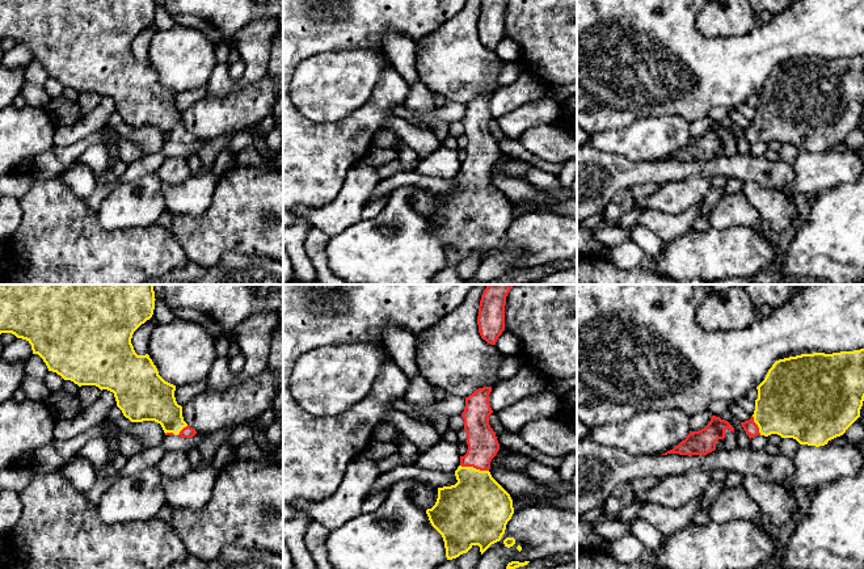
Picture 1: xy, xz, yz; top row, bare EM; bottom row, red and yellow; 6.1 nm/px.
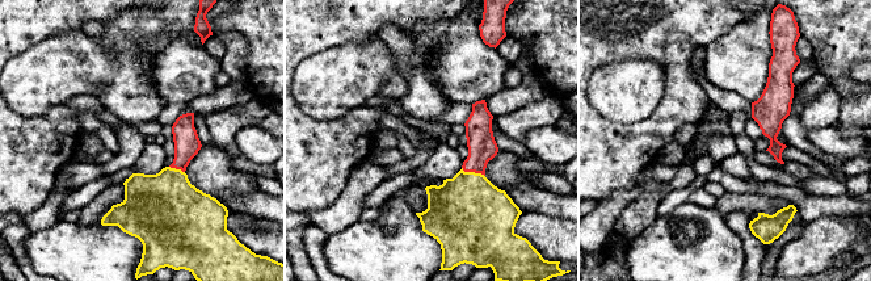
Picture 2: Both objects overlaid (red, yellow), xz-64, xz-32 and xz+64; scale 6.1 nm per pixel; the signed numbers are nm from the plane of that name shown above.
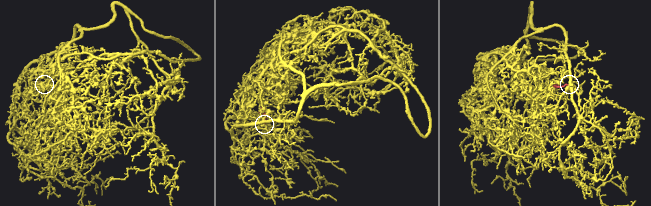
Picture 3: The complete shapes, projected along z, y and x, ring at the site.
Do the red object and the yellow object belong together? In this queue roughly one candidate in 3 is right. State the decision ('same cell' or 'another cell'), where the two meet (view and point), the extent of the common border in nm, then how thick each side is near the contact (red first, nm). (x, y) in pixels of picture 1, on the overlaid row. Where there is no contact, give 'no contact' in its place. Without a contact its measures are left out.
same cell; contact xz (475, 467); length 180 nm; calibres 190 and 400 nm

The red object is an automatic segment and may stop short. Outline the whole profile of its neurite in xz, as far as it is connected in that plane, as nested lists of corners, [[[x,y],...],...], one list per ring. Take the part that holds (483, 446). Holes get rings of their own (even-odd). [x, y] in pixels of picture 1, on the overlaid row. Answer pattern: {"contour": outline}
{"contour": [[[492,387],[476,389],[465,397],[461,413],[467,433],[468,450],[460,456],[460,465],[455,471],[458,482],[451,486],[438,488],[438,498],[431,509],[426,510],[431,526],[442,535],[447,560],[467,553],[473,545],[480,547],[481,555],[505,534],[506,524],[514,514],[510,494],[492,477],[490,461],[500,450],[496,433],[489,425],[493,413],[489,404]]]}

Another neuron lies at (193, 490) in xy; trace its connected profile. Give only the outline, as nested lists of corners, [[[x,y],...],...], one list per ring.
[[[214,465],[190,469],[185,476],[170,479],[161,475],[161,486],[169,509],[202,510],[211,494],[219,469]]]

